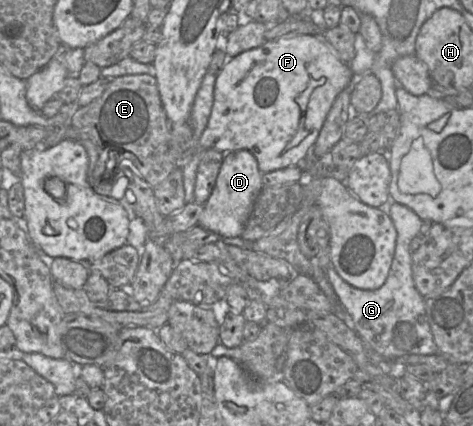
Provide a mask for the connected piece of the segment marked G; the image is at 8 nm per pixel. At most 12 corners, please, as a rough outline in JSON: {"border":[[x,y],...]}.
{"border":[[392,201],[385,283],[327,273],[351,326],[387,360],[439,354],[412,275],[422,220]]}

